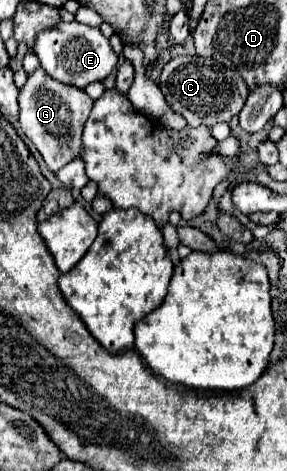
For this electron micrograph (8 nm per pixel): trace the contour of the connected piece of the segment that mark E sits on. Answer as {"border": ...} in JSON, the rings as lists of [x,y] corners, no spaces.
{"border":[[[60,22],[56,28],[40,34],[34,44],[36,56],[42,62],[42,68],[58,82],[68,86],[86,88],[90,82],[102,82],[118,64],[118,54],[112,50],[108,38],[100,28],[92,28],[80,22]]]}

